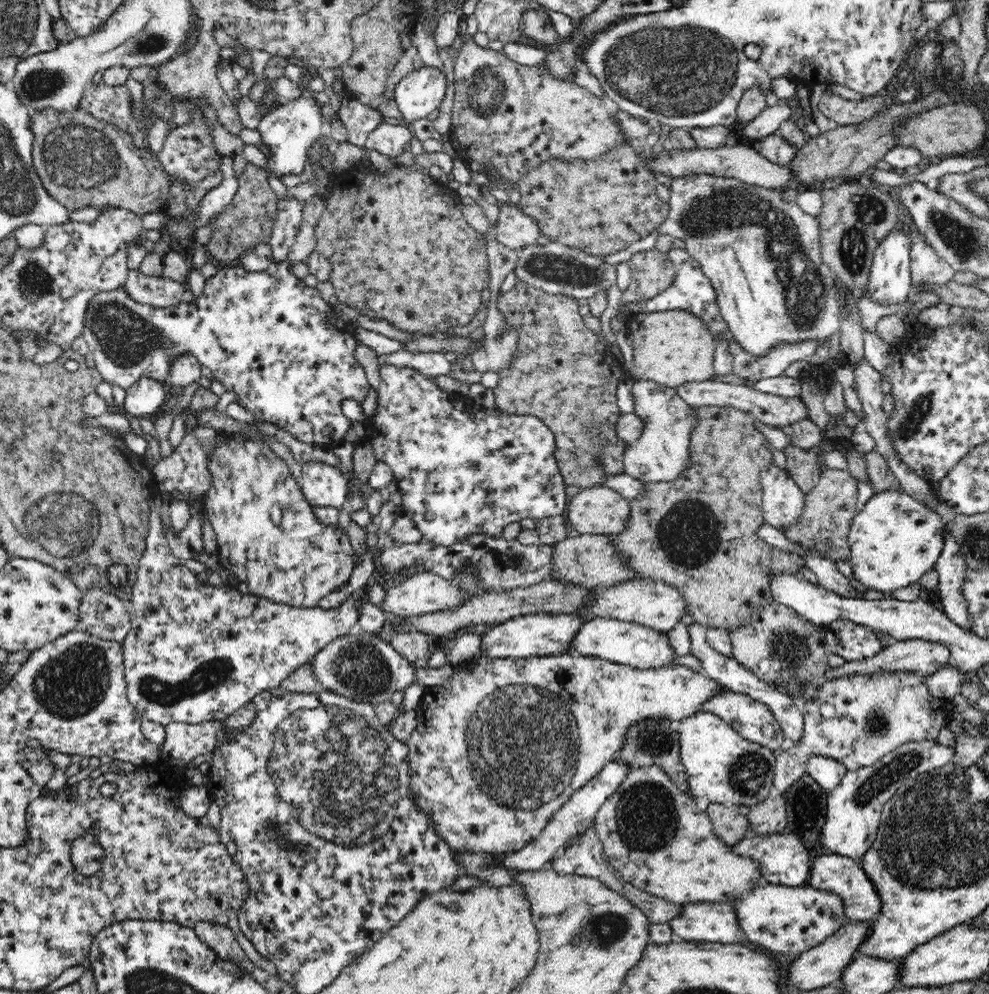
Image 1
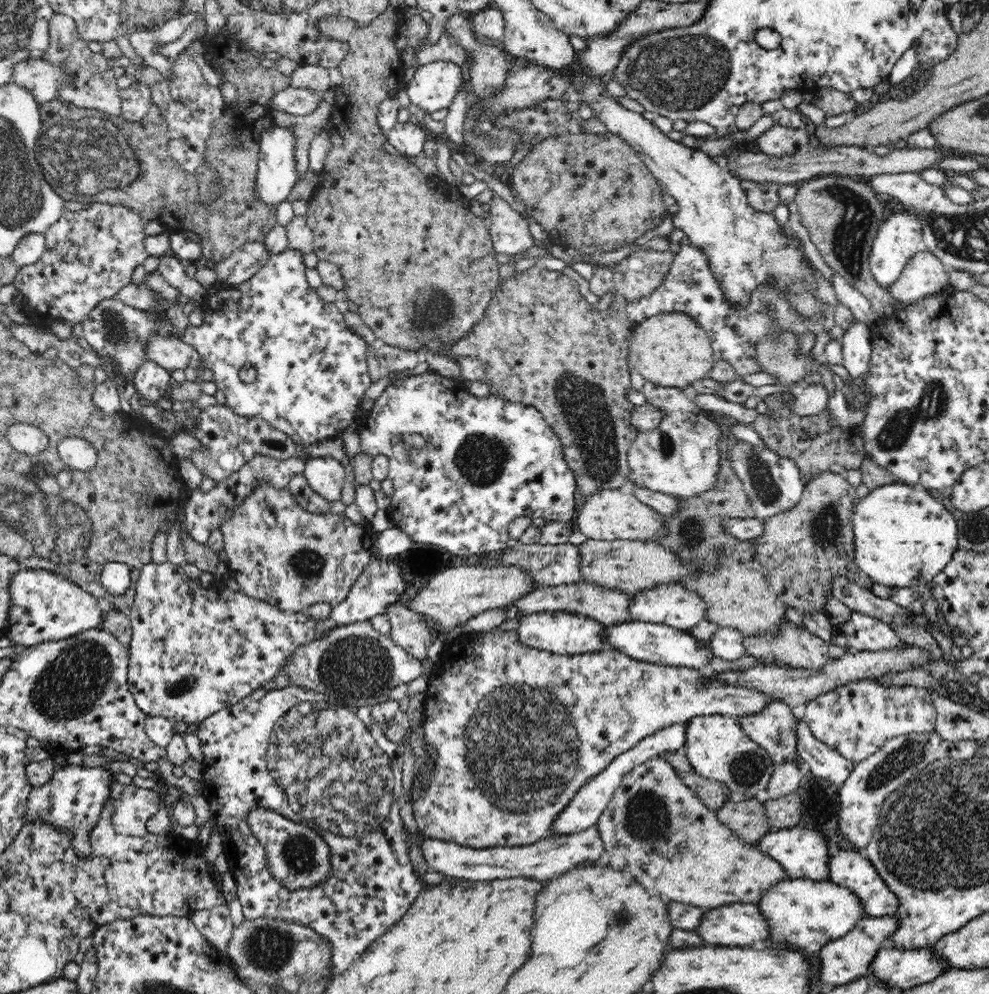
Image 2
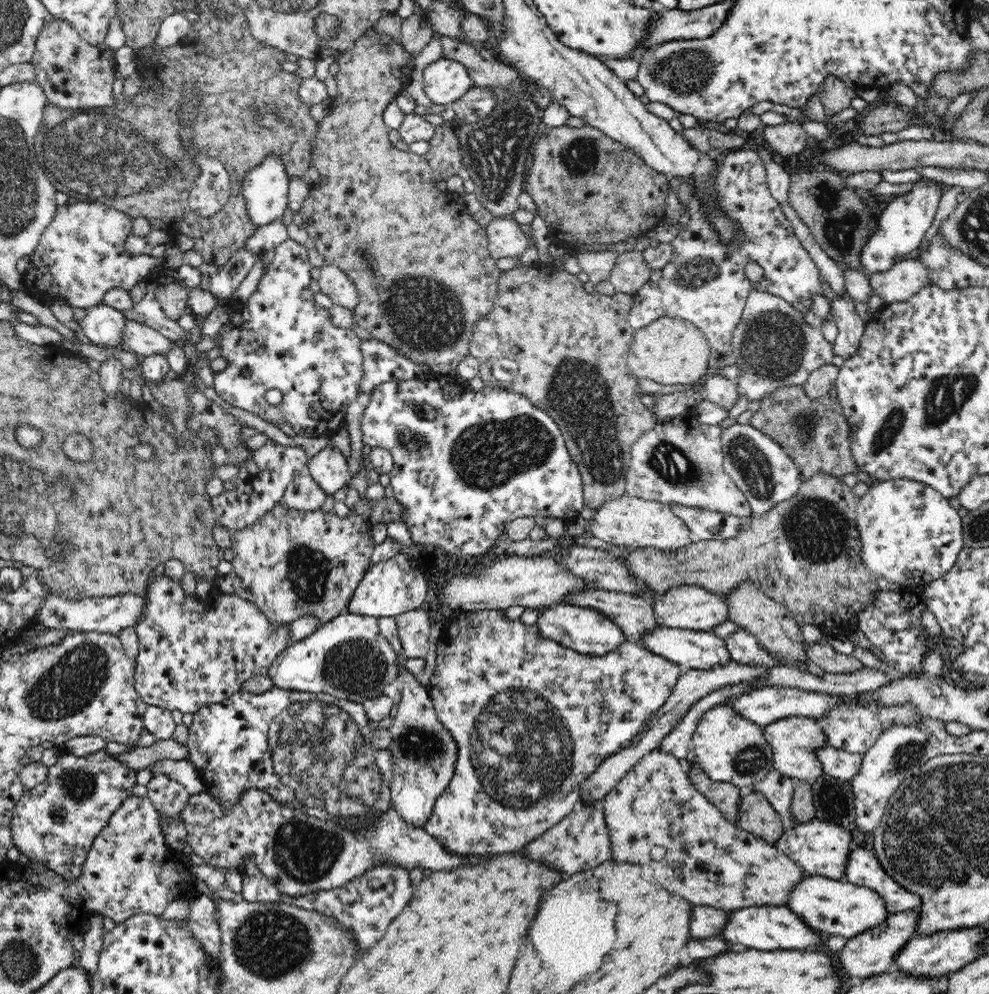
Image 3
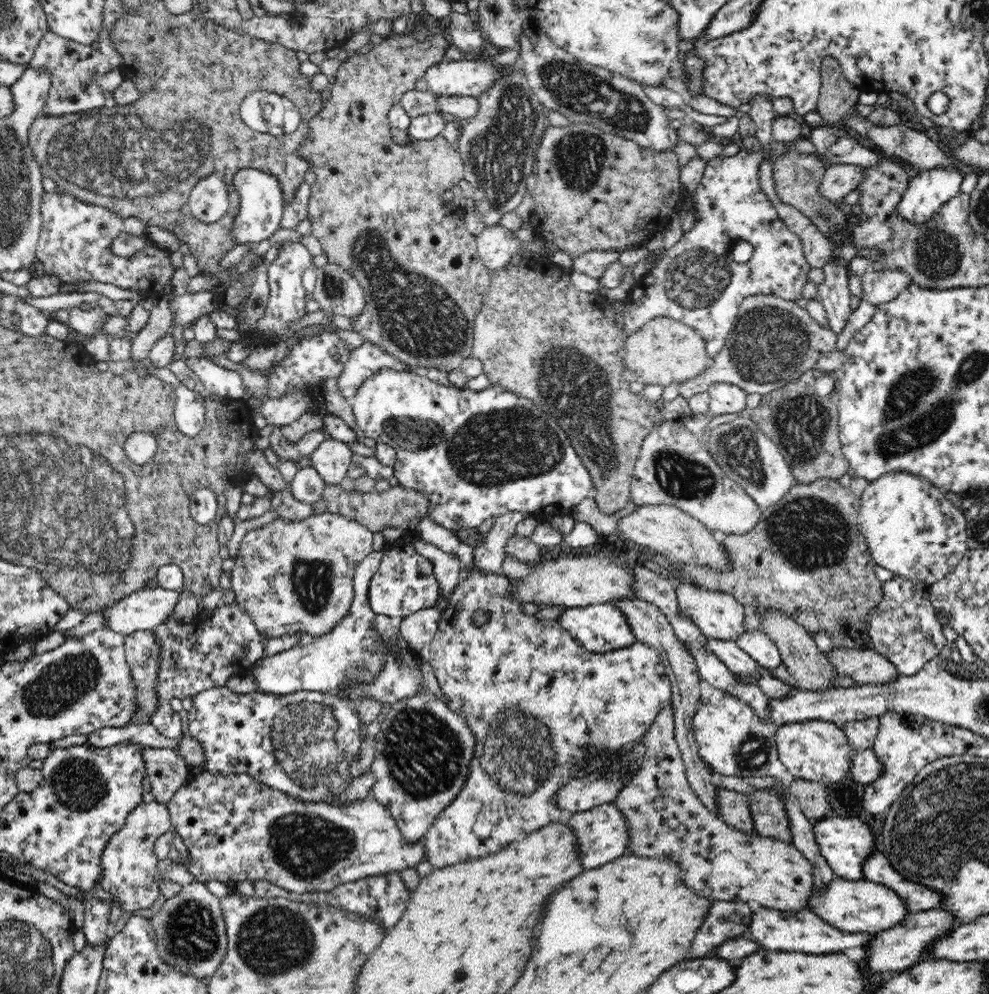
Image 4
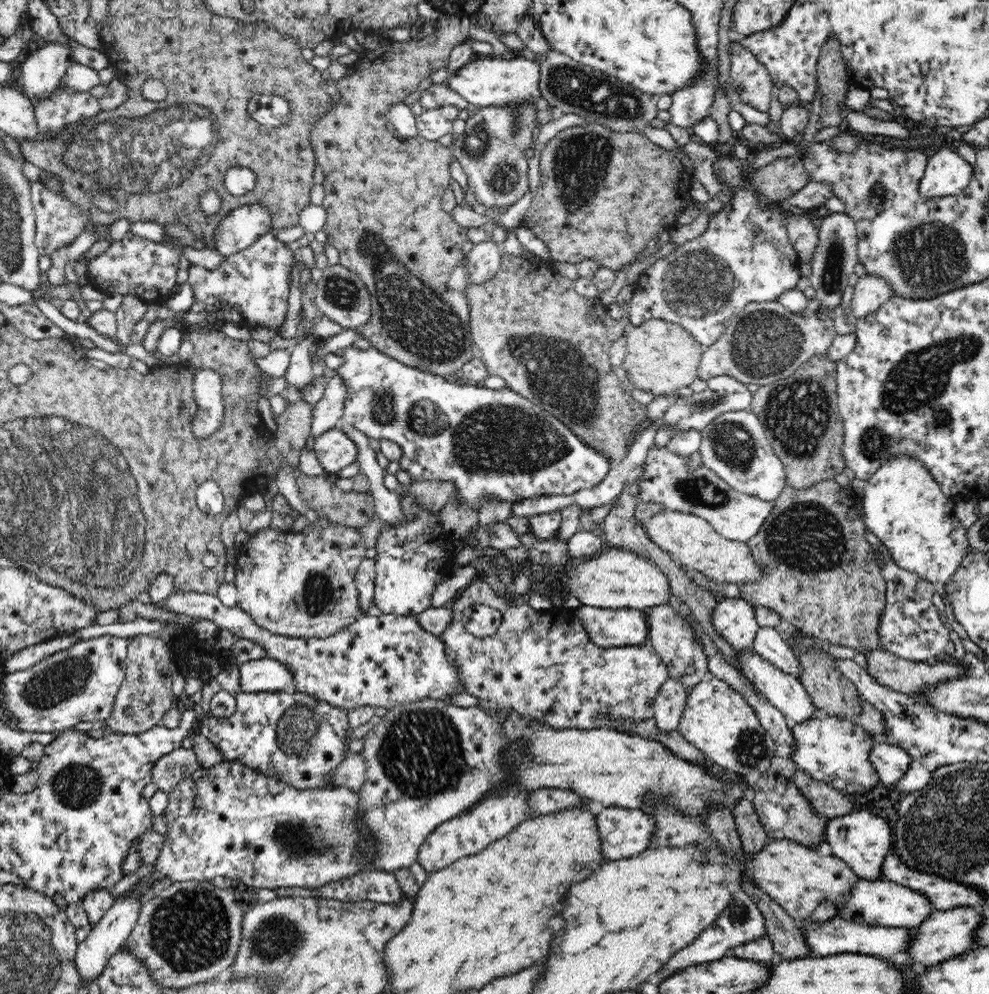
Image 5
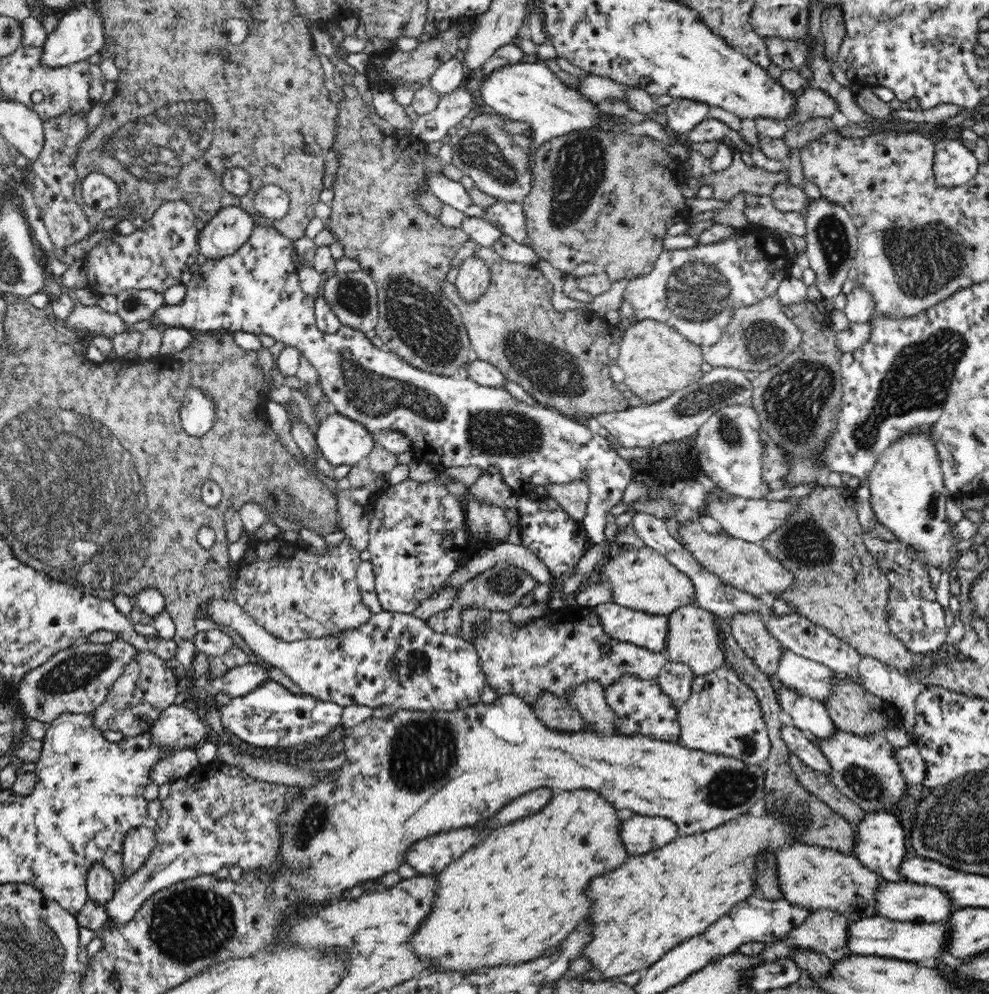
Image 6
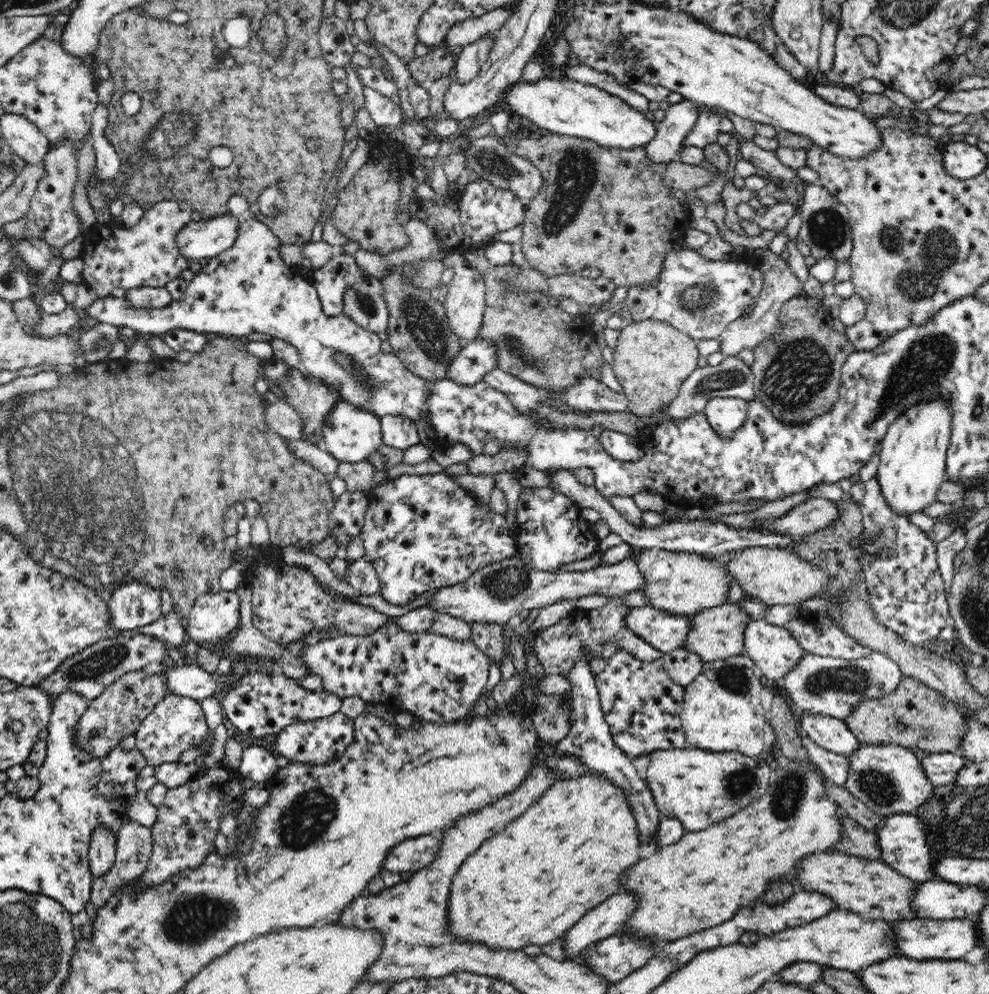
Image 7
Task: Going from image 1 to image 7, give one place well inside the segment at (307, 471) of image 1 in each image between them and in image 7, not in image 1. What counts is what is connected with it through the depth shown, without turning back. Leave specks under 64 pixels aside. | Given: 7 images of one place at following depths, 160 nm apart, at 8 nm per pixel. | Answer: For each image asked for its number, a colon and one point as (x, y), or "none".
2: (326, 476)
3: (329, 468)
4: (331, 458)
5: (335, 451)
6: (341, 441)
7: (349, 434)

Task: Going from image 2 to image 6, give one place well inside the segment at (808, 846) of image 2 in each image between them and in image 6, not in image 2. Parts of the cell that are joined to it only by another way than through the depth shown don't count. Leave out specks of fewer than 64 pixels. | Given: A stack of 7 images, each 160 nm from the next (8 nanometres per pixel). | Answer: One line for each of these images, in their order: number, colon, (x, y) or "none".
3: (820, 848)
4: (844, 842)
5: (862, 840)
6: (880, 844)

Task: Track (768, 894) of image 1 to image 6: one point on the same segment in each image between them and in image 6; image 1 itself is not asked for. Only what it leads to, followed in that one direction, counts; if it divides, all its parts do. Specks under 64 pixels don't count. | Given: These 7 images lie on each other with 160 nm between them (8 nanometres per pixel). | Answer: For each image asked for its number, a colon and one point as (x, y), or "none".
2: (801, 912)
3: (830, 907)
4: (861, 906)
5: (880, 902)
6: (904, 901)

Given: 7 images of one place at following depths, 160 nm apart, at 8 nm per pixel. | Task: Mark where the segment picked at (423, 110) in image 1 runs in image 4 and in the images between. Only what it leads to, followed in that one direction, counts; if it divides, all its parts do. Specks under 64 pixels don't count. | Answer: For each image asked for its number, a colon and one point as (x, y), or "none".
2: (434, 85)
3: (446, 80)
4: (464, 77)

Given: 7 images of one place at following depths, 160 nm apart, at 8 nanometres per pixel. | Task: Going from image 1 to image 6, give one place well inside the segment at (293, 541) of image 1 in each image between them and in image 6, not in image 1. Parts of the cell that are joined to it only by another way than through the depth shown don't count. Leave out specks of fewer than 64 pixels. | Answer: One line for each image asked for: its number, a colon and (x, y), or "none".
2: (279, 553)
3: (290, 563)
4: (292, 577)
5: (299, 584)
6: (296, 593)

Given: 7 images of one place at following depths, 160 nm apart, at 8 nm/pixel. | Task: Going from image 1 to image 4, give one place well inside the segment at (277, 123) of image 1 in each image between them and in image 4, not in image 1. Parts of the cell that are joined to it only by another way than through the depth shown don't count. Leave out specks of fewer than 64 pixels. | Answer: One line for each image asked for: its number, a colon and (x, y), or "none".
2: (277, 173)
3: (265, 188)
4: (259, 217)

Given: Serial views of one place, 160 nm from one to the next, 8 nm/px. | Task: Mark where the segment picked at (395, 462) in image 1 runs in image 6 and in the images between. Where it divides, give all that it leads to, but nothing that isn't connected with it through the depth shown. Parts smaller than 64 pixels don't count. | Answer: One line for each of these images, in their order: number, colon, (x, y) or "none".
2: (463, 468)
3: (466, 463)
4: (476, 455)
5: (491, 444)
6: (452, 422)

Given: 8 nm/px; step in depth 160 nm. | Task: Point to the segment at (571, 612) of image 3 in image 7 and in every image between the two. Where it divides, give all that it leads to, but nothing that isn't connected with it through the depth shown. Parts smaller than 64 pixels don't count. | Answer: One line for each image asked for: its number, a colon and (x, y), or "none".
4: (600, 628)
5: (608, 628)
6: (650, 632)
7: (666, 632)

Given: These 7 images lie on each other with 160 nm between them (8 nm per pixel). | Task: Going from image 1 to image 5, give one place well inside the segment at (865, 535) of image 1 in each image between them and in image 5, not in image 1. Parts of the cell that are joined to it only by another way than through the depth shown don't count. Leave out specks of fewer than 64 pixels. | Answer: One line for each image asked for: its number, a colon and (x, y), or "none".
2: (903, 537)
3: (909, 534)
4: (911, 529)
5: (902, 504)

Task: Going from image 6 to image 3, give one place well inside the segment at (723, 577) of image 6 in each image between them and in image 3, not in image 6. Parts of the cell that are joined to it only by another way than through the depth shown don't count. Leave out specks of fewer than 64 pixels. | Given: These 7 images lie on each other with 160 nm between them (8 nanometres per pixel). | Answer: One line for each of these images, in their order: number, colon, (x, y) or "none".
3: (626, 520)
4: (664, 528)
5: (690, 540)

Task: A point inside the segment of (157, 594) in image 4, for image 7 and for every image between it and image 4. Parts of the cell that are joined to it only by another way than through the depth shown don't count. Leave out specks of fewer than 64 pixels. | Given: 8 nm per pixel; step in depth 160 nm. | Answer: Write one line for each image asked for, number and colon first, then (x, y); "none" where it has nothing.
5: (386, 660)
6: (396, 661)
7: (435, 678)

